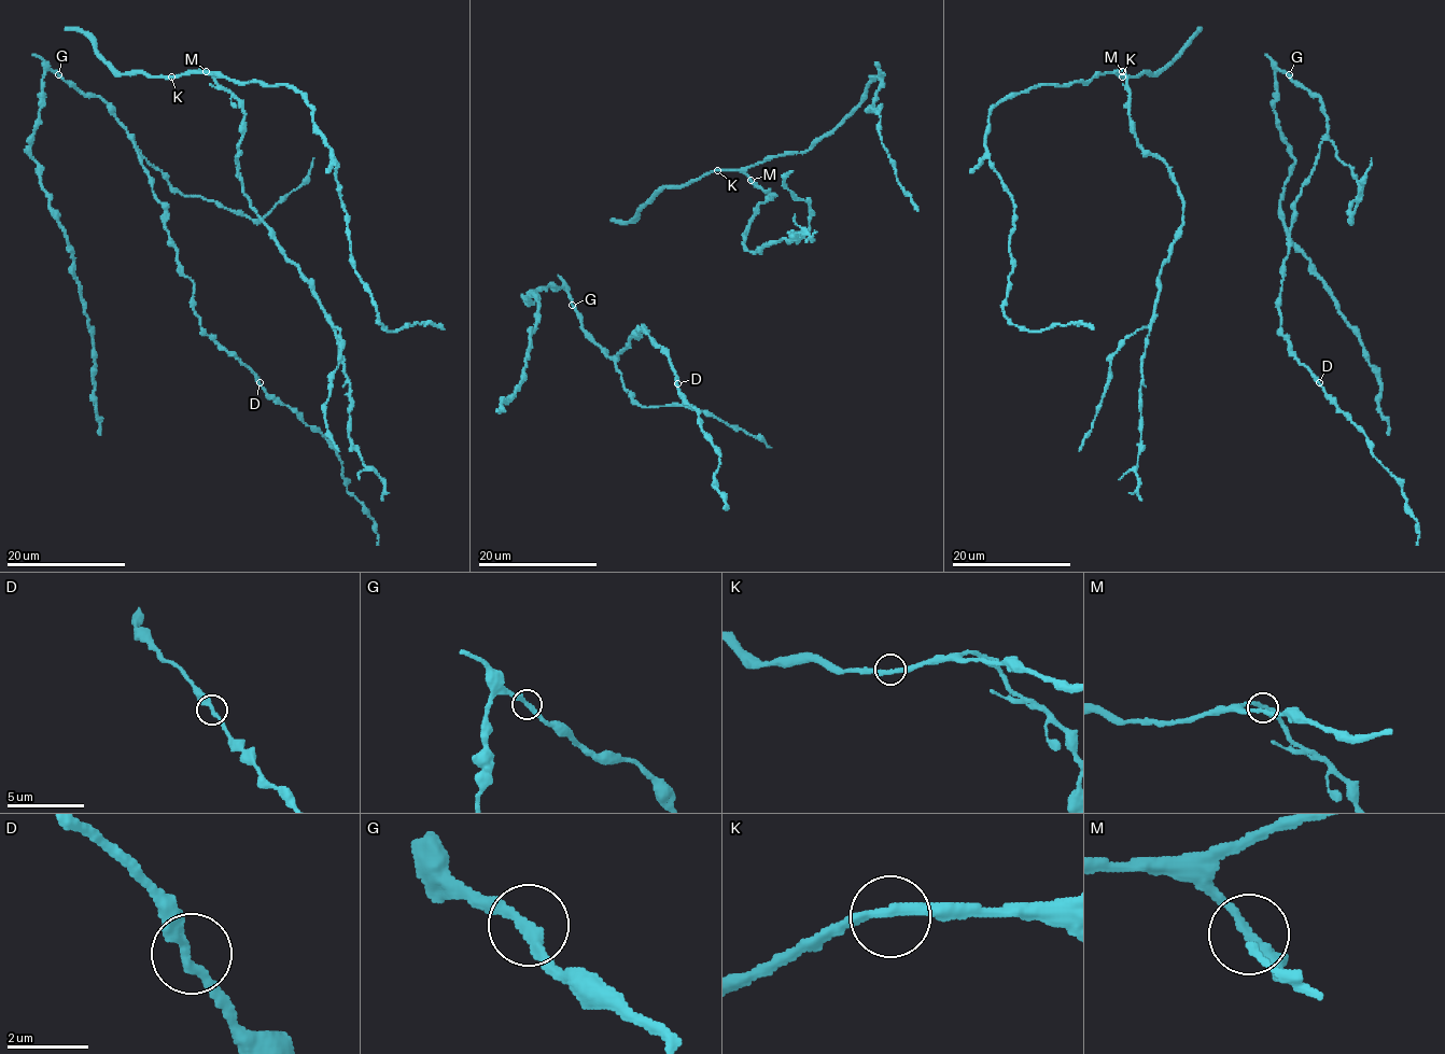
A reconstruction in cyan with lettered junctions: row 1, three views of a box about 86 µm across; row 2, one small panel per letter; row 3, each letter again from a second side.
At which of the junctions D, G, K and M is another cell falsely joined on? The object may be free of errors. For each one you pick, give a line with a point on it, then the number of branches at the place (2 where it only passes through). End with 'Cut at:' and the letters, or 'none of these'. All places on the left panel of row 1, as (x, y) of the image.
Cut at: none of these

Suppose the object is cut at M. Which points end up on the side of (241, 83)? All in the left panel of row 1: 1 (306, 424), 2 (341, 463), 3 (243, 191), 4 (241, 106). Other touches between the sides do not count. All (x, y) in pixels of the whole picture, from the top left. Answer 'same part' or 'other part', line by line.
1: same part
2: same part
3: other part
4: other part

